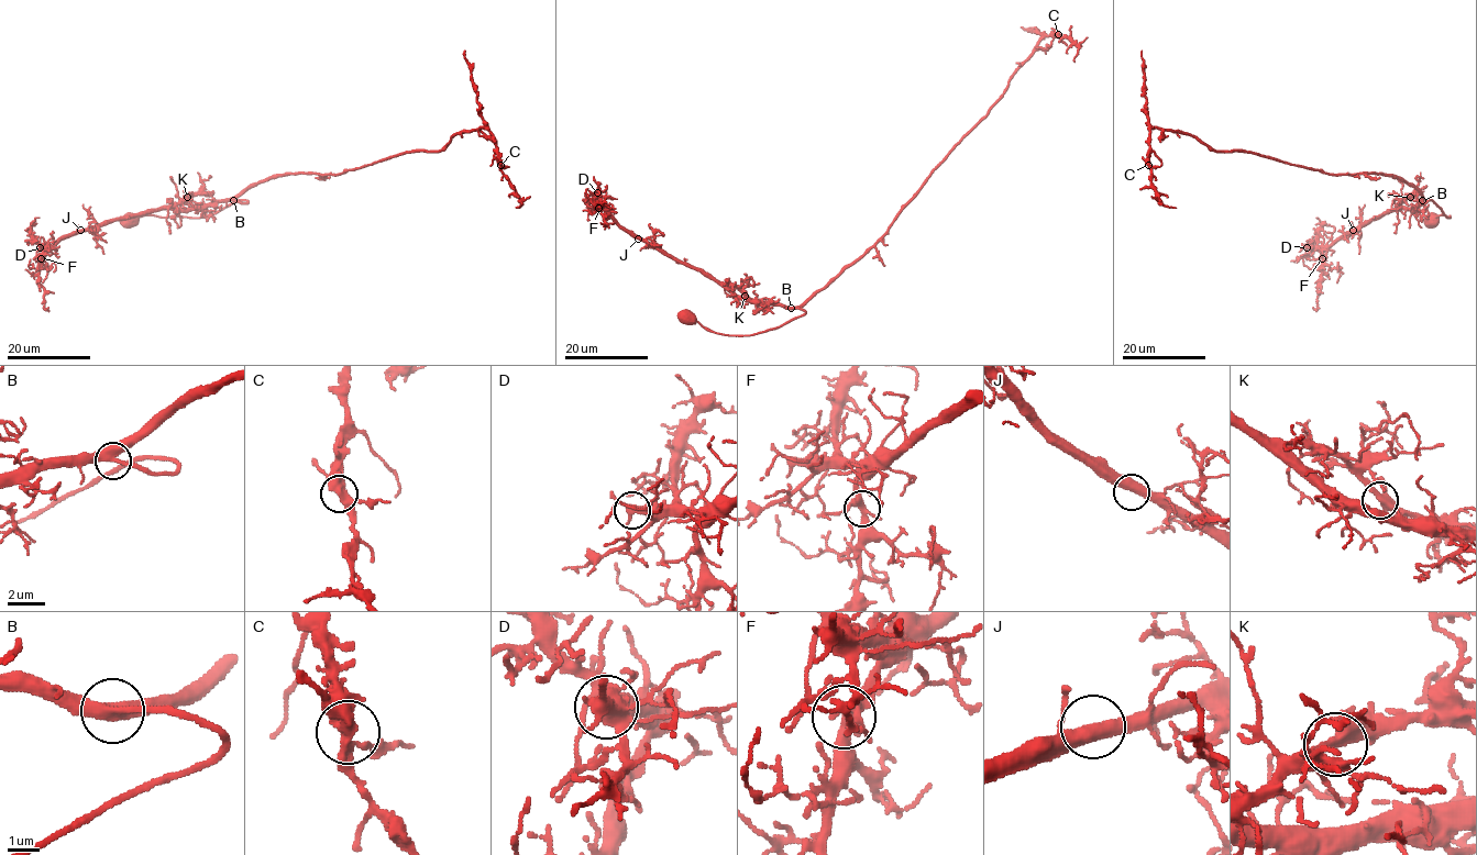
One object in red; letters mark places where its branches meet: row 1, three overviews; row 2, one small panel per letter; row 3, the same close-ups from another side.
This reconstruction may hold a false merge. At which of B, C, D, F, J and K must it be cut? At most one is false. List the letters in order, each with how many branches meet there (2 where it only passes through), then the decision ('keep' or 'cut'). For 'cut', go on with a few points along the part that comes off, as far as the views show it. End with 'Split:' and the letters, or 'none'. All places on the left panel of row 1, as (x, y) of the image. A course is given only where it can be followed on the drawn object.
B: branches 3; keep
C: branches 3; keep
D: branches 3; keep
F: branches 3; keep
J: branches 3; keep
K: branches 3; keep
Split: none

